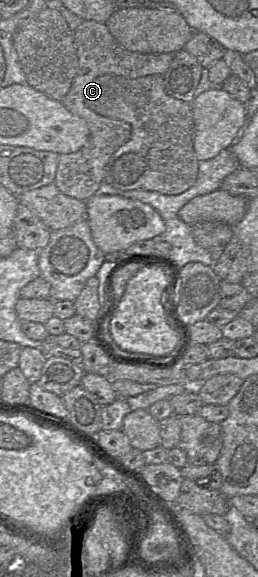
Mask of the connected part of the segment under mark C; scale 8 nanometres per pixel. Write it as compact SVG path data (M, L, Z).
M84 20L74 30L74 44L78 57L78 72L62 103L72 114L84 119L89 128L87 143L78 151L61 154L55 175L54 184L67 196L86 201L95 195L104 179L104 171L113 154L131 137L131 125L125 121L104 116L104 111L111 111L114 107L115 83L122 83L120 79L136 79L147 75L164 75L169 69L174 53L139 53L123 48L112 36L105 23L94 20Z

